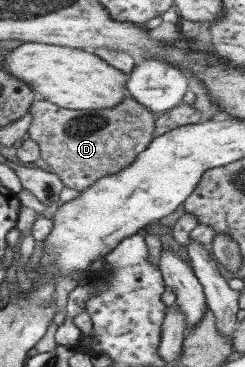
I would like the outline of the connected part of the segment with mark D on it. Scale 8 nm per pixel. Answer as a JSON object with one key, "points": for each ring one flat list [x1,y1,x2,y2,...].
{"points":[[132,96,124,97,124,101,112,109,64,109,38,98,30,103,29,109,32,123,27,132,38,142,40,158,66,188,79,193,134,164,154,138,156,116]]}

